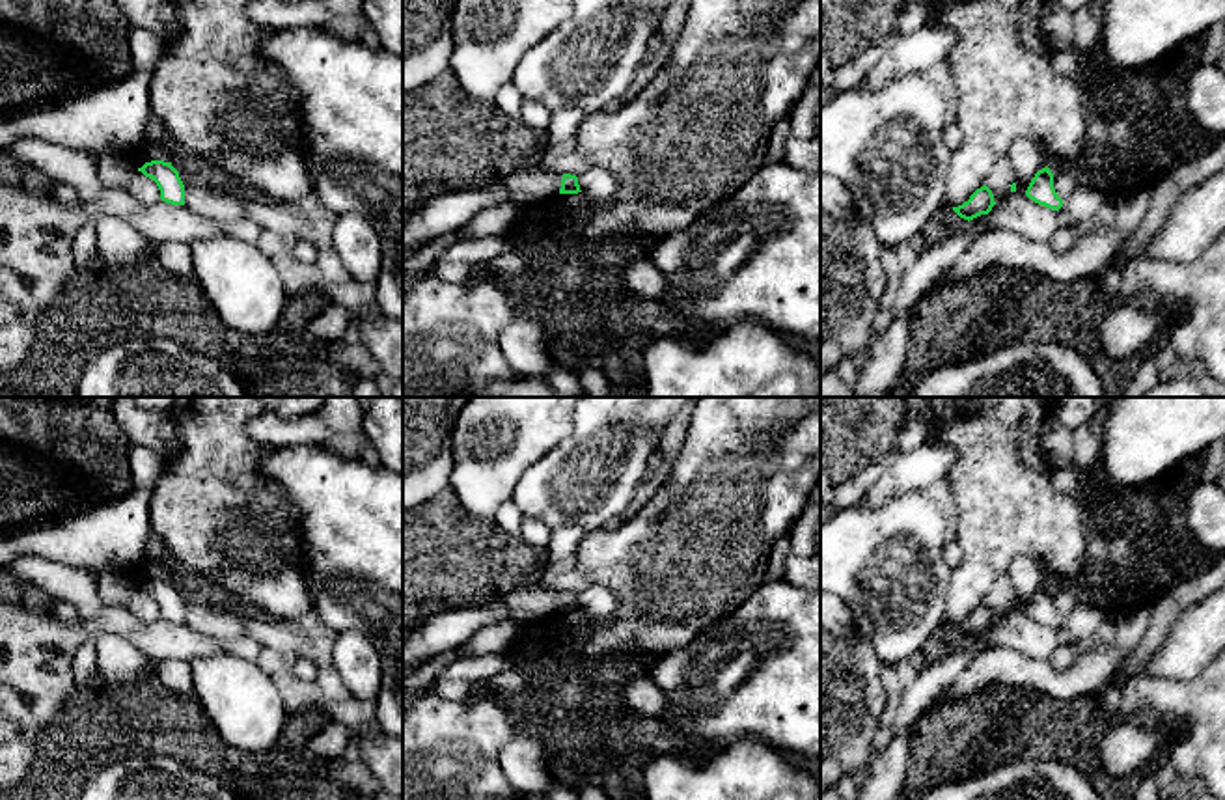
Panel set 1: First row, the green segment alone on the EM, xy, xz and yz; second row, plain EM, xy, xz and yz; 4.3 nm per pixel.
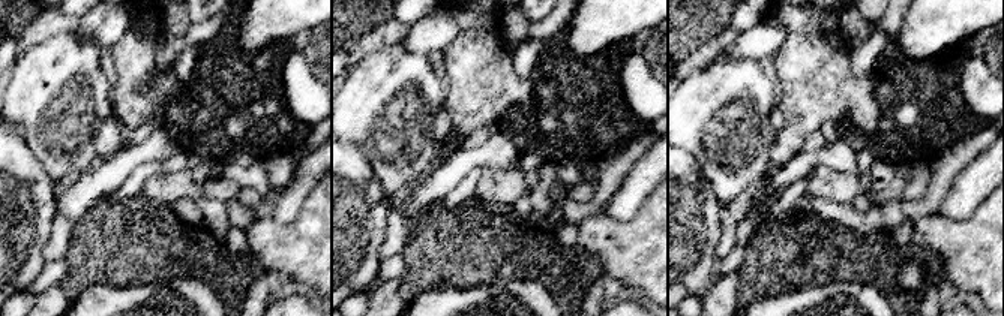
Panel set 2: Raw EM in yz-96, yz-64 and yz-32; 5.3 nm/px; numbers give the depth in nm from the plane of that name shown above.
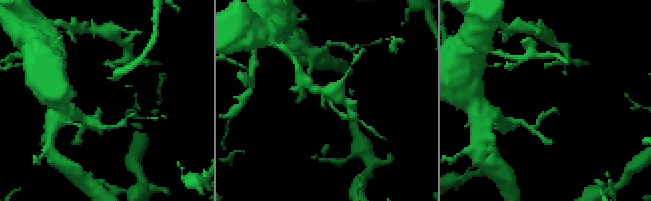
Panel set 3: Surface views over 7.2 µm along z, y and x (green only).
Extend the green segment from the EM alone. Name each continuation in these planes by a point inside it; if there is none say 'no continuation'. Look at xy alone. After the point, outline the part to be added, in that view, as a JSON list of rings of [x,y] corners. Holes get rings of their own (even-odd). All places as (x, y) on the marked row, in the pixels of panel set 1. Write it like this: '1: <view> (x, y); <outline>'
no continuation

